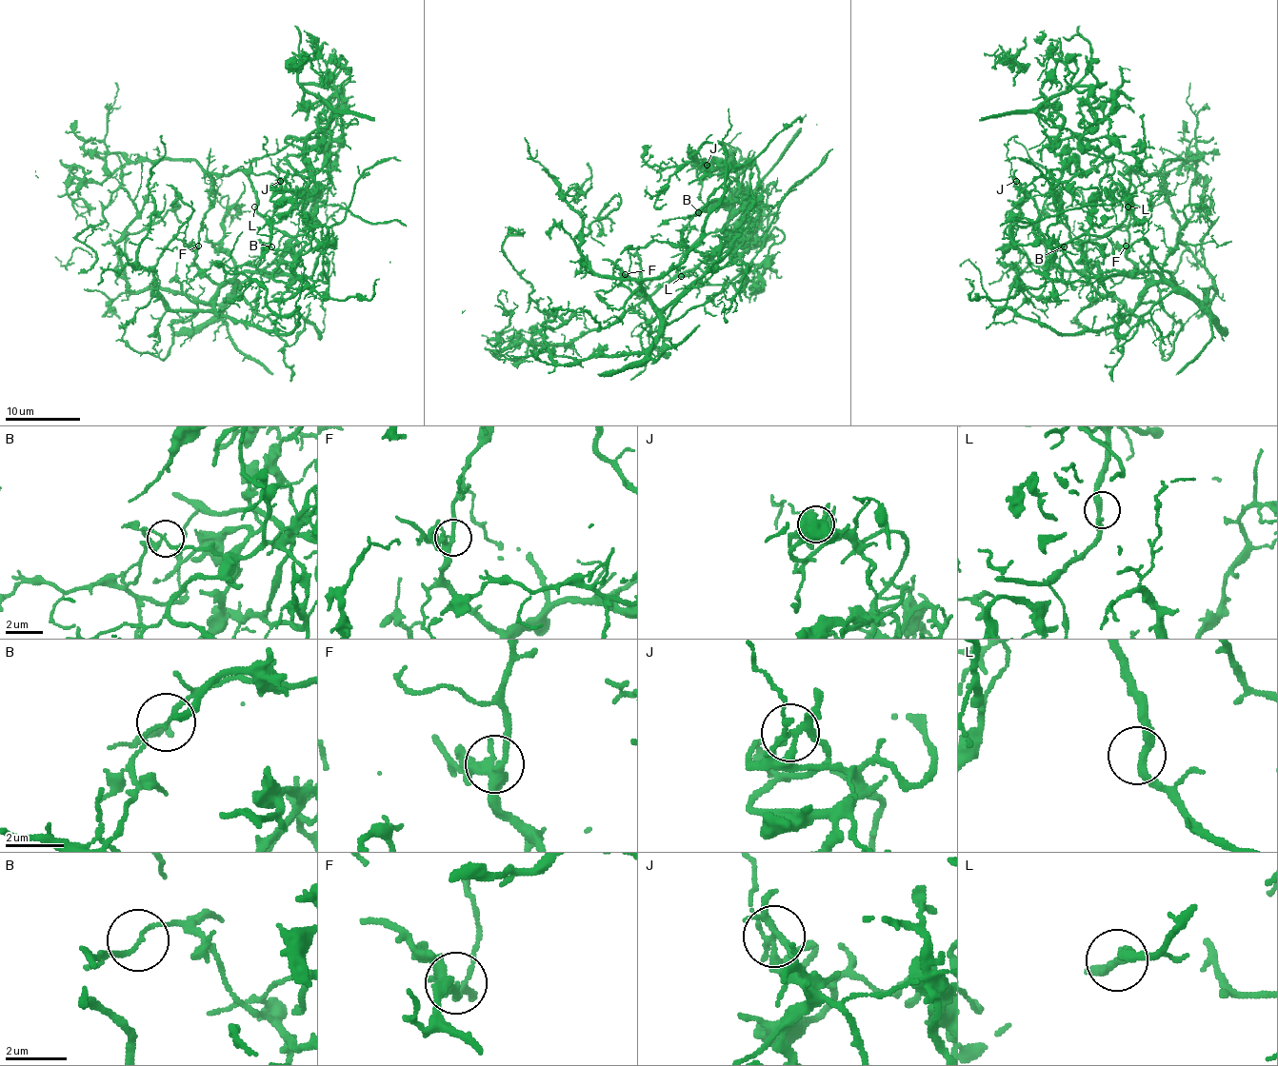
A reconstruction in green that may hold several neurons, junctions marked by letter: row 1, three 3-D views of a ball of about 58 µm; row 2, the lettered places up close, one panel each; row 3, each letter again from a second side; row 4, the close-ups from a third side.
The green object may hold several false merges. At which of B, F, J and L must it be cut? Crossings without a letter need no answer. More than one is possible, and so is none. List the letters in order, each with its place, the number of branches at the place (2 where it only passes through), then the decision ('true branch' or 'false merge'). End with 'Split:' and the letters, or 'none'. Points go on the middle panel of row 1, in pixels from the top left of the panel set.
B: (698, 212) | 2 | false merge
F: (625, 274) | 4 | true branch
J: (707, 165) | 4 | false merge
L: (681, 276) | 2 | true branch
Split: B, J

